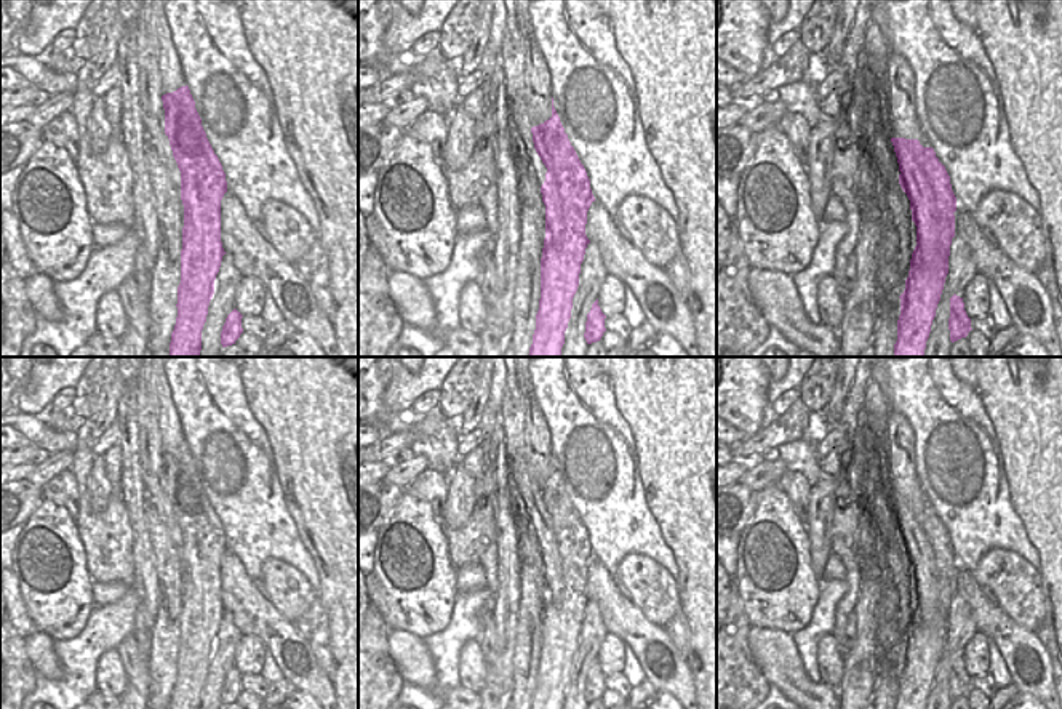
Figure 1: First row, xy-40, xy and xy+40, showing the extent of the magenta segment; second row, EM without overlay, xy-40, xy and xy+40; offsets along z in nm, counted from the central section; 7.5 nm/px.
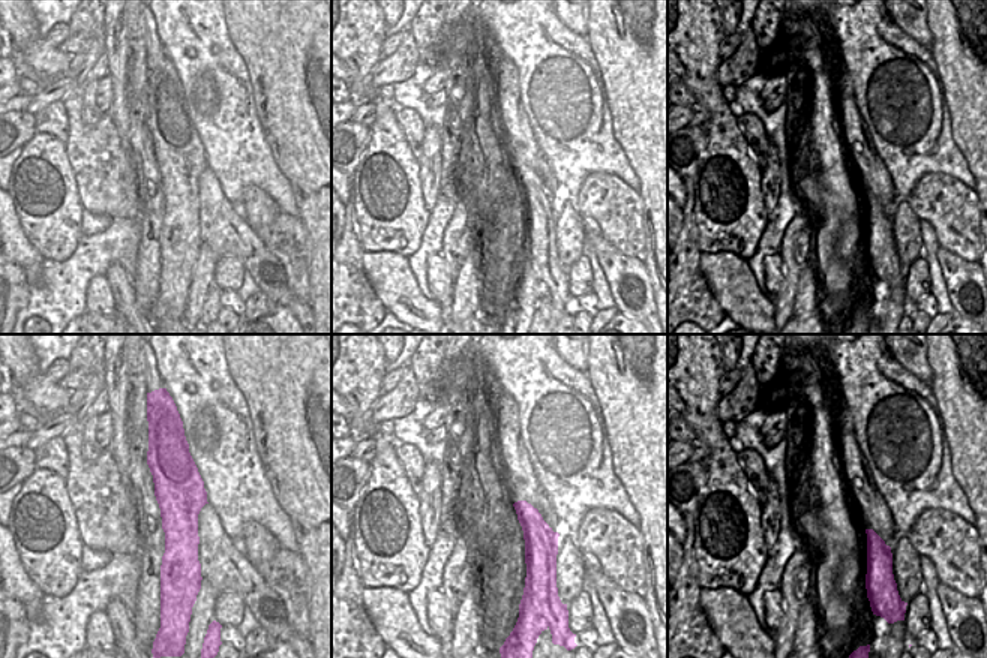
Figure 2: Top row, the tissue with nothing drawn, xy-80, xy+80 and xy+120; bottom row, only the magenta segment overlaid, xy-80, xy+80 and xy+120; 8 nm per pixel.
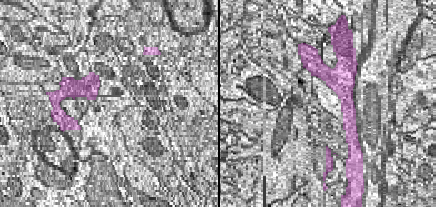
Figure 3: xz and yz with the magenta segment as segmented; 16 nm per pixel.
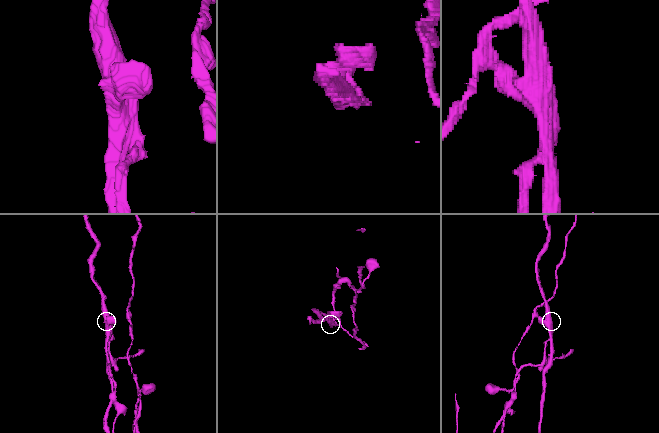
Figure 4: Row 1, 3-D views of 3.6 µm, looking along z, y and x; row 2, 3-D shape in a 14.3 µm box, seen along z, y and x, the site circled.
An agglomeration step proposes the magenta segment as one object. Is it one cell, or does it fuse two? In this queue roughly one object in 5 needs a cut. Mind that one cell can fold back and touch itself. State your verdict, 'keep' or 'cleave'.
cleave

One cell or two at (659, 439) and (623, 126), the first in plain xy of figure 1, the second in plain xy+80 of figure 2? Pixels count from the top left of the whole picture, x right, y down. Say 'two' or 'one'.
one

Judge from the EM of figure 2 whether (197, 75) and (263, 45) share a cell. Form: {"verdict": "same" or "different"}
{"verdict": "different"}

